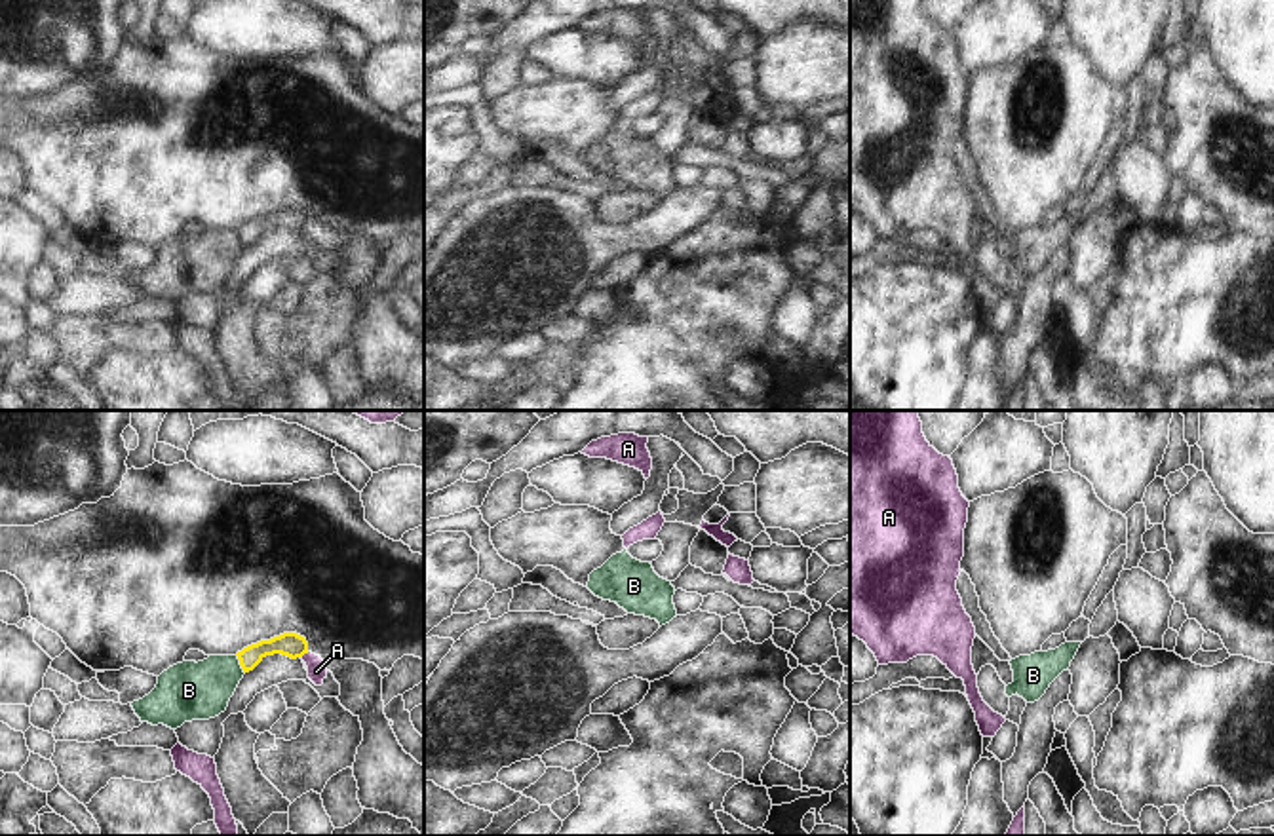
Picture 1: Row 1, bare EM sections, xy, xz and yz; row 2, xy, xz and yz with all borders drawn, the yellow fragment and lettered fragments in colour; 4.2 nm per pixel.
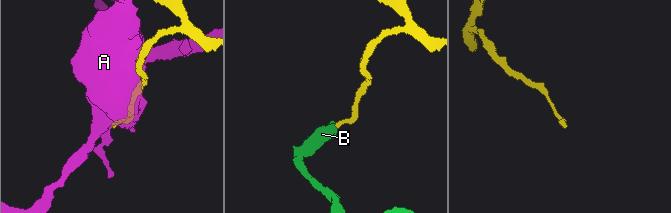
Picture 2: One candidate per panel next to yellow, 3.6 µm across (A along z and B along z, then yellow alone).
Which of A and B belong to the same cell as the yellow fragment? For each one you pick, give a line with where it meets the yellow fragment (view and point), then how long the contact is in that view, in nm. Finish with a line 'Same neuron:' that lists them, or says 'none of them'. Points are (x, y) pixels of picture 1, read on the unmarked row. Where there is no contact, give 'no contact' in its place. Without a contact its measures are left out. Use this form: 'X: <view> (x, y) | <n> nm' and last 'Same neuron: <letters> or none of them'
Same neuron: none of them

